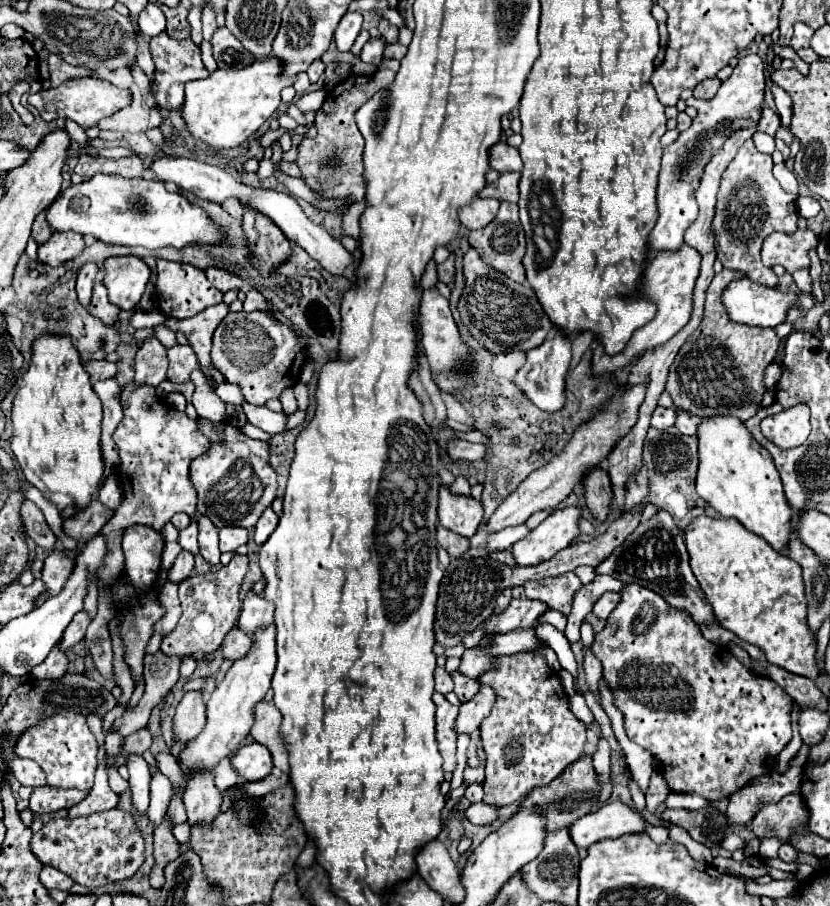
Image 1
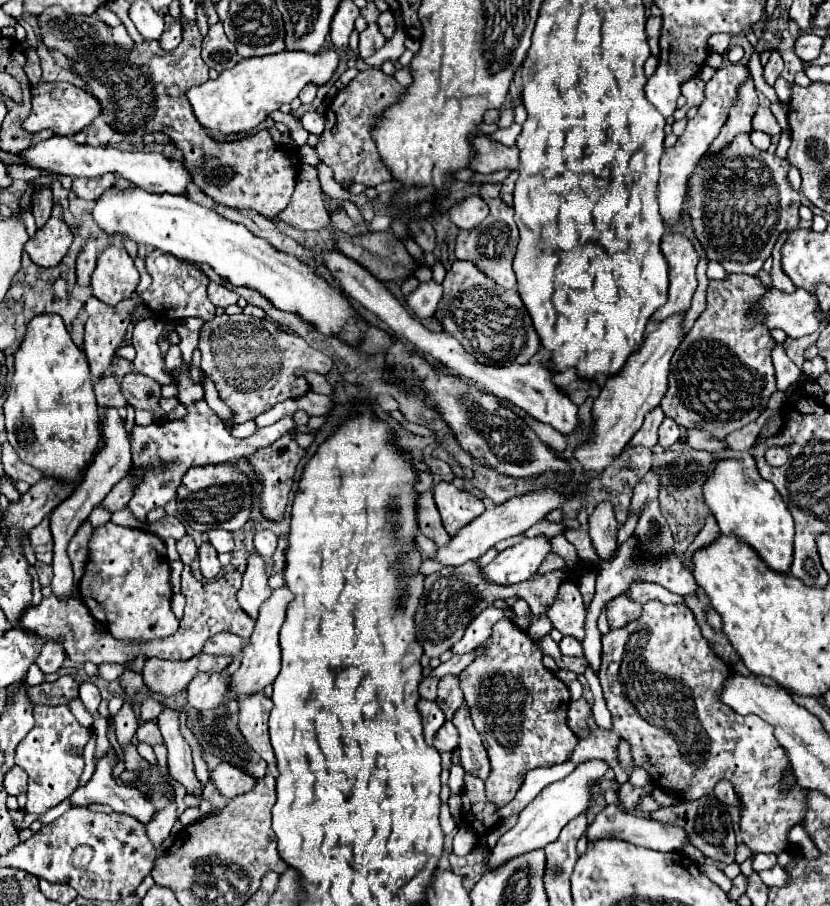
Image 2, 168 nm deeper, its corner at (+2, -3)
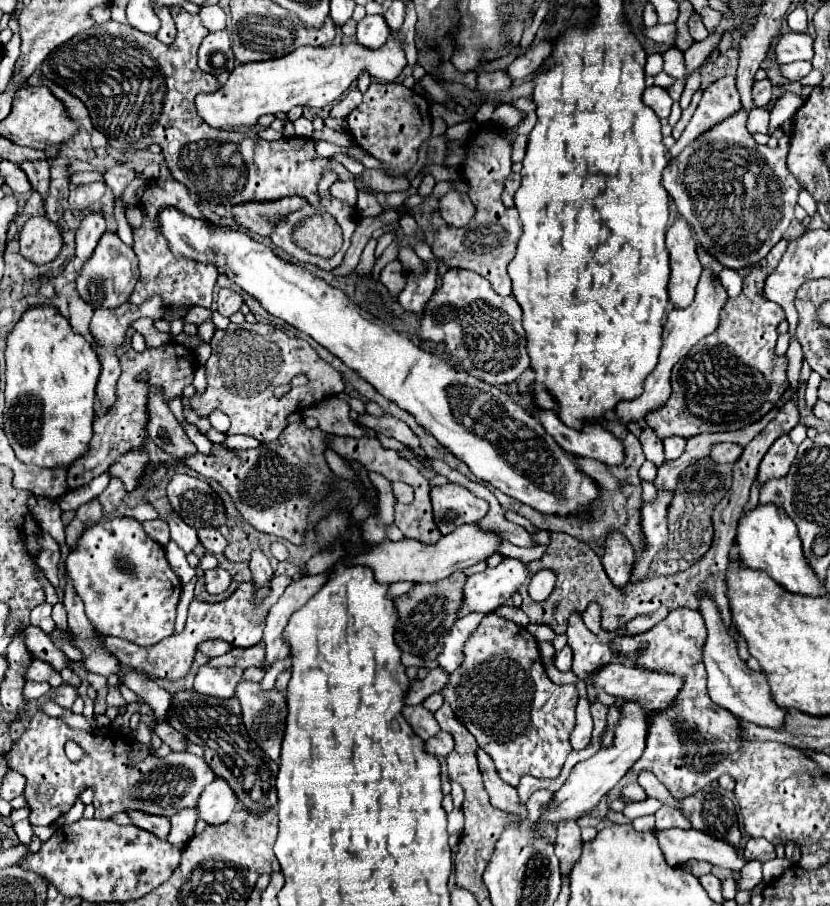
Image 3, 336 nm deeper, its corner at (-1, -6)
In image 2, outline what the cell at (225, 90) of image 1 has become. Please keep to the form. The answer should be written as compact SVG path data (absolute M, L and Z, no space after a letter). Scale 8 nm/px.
M333 49L315 55L305 51L281 51L267 57L243 59L233 69L219 73L217 79L191 87L187 91L187 99L203 129L221 135L249 133L273 111L277 111L283 101L291 103L307 83L327 83L337 69L337 63L339 55Z

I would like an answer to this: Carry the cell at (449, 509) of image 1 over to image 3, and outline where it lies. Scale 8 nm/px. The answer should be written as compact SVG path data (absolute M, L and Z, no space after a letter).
M446 484L430 490L434 522L440 534L450 534L458 524L474 524L488 512L488 502L474 496L460 484Z

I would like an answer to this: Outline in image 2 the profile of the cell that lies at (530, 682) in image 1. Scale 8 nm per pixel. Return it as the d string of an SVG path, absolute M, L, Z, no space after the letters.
M499 621L495 623L493 635L485 643L485 647L487 653L475 657L475 661L465 671L461 671L459 677L465 701L471 709L471 719L475 723L475 729L483 737L483 745L491 759L491 775L485 781L487 799L497 807L503 807L521 789L525 773L537 767L551 767L567 761L579 739L567 725L569 707L567 685L543 665L543 653L531 643L525 631L521 631L513 621Z

